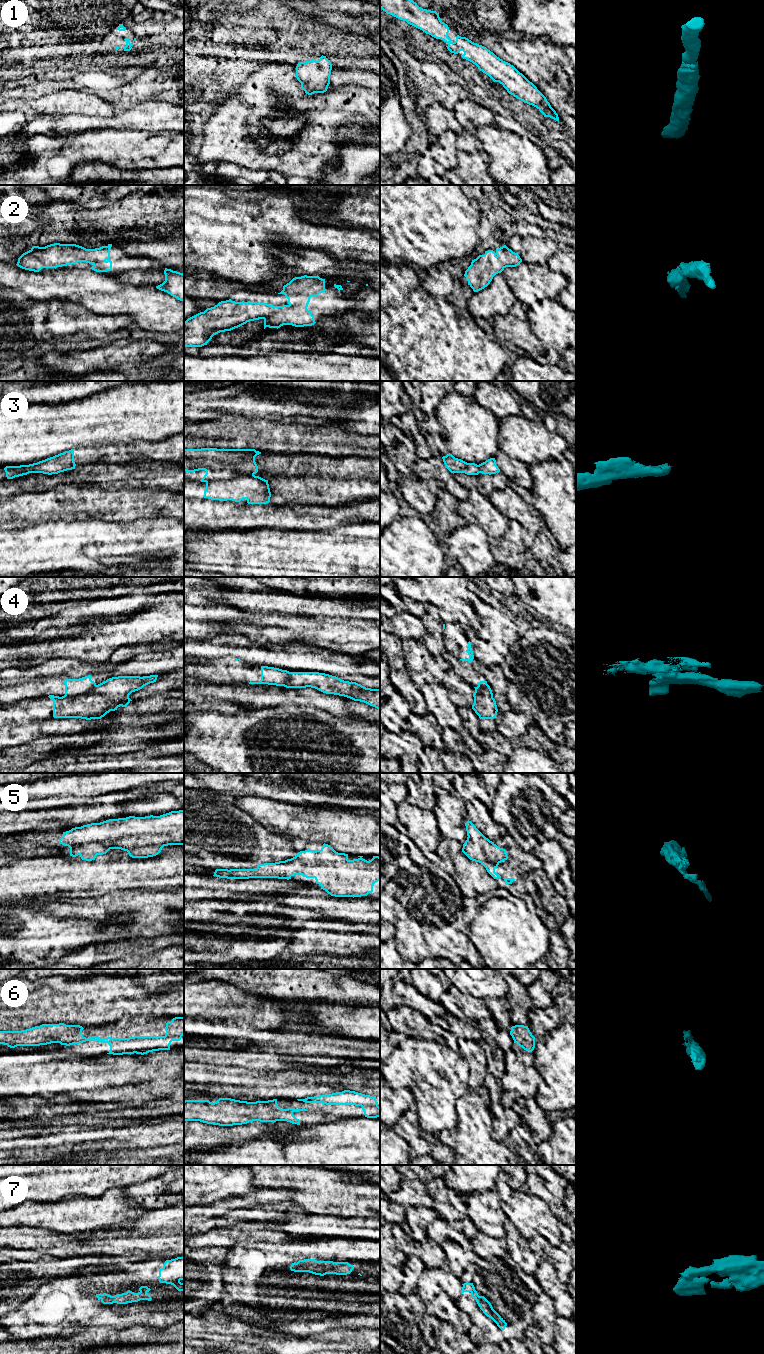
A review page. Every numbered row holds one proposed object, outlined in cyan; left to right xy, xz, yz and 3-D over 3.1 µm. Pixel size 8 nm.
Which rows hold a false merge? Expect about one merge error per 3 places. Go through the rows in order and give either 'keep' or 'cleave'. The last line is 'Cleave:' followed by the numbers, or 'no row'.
1: keep
2: keep
3: cleave
4: cleave
5: keep
6: keep
7: keep
Cleave: 3, 4

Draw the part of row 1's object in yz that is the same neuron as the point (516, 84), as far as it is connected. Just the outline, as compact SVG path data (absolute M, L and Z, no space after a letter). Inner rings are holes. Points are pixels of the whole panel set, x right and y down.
M380 0L380 8L426 34L443 40L448 44L446 47L451 53L458 54L463 51L464 54L461 55L463 59L475 64L494 82L502 84L509 94L536 107L544 117L550 117L559 122L558 114L546 97L513 65L466 37L457 35L456 41L452 42L448 37L448 25L441 21L436 11L423 9L413 0Z

